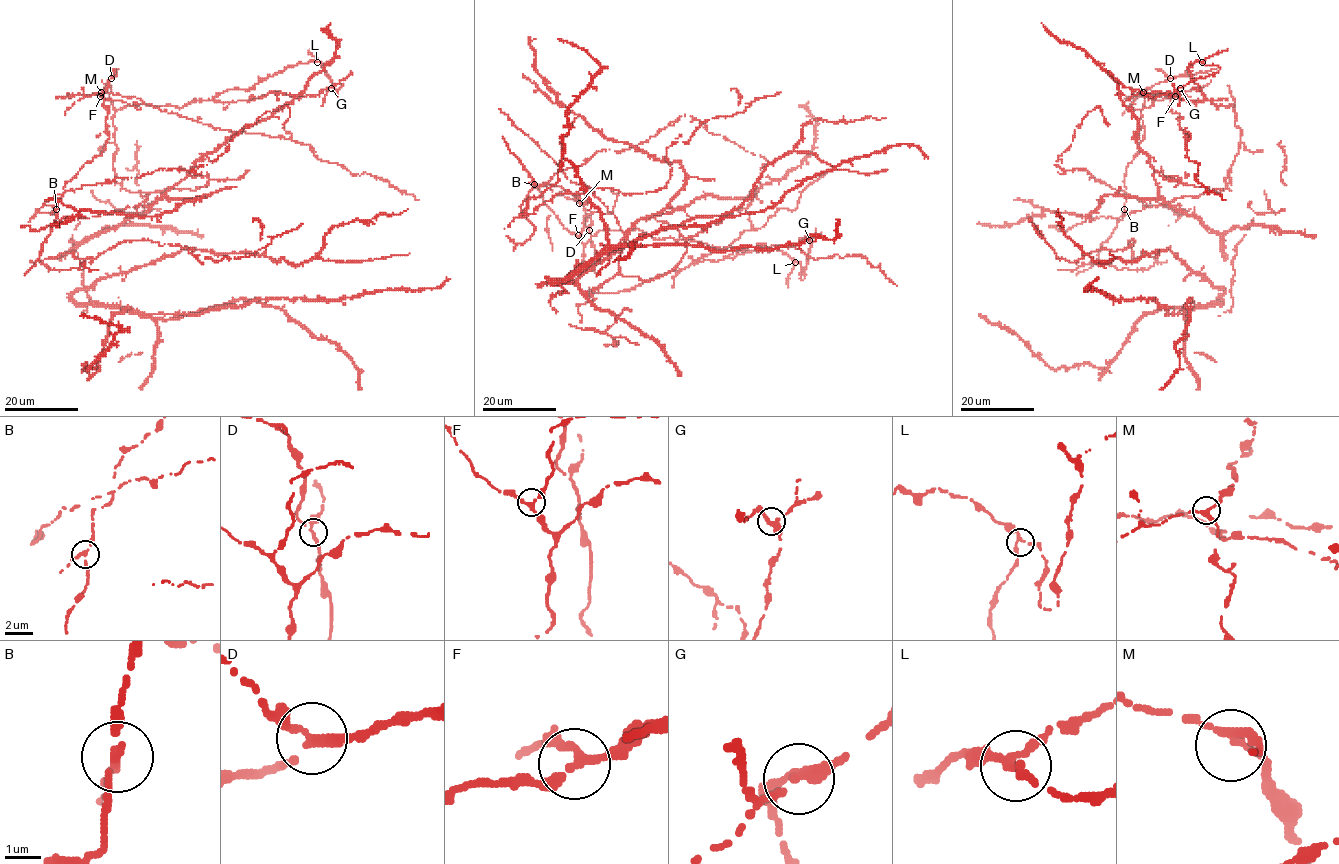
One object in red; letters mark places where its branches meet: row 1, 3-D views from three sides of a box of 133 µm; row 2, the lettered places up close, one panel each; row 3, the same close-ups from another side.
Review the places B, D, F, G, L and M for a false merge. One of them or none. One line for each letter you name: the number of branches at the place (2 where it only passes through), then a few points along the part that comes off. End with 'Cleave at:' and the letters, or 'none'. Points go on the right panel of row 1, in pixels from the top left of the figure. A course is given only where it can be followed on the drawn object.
B: 3 | (1125, 209), (1123, 218), (1102, 244), (1098, 258), (1090, 268), (1077, 275)
Cleave at: B

